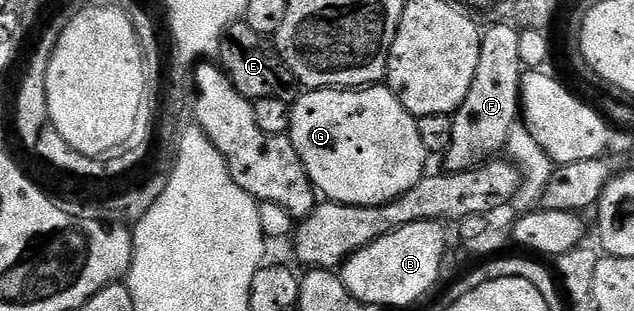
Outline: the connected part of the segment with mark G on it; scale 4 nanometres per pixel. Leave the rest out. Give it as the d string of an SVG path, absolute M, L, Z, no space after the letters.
M388 86L314 88L302 91L291 107L289 141L295 146L314 189L326 201L351 206L379 206L399 198L426 175L427 153L419 139L417 117L402 106Z

